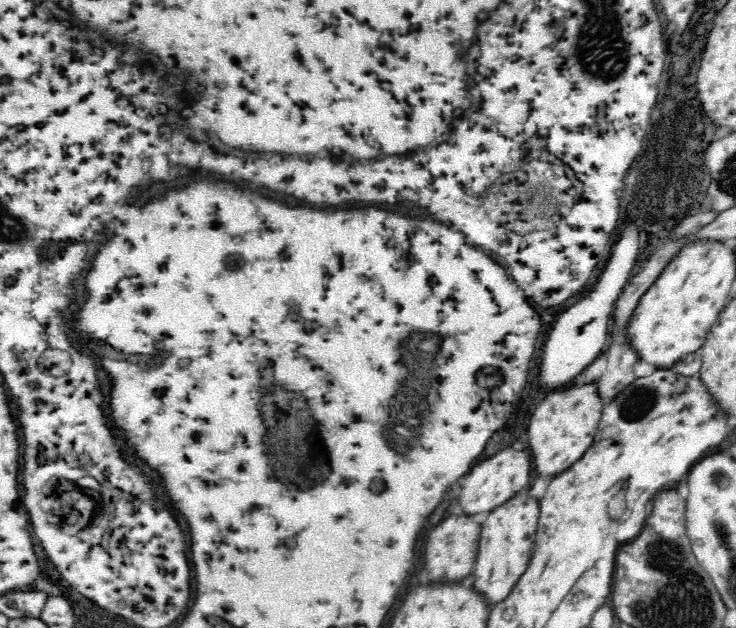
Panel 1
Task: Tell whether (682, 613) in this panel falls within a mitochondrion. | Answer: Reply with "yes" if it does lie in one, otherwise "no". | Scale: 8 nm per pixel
yes

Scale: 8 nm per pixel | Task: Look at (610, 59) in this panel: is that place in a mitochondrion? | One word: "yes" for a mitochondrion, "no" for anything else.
yes

